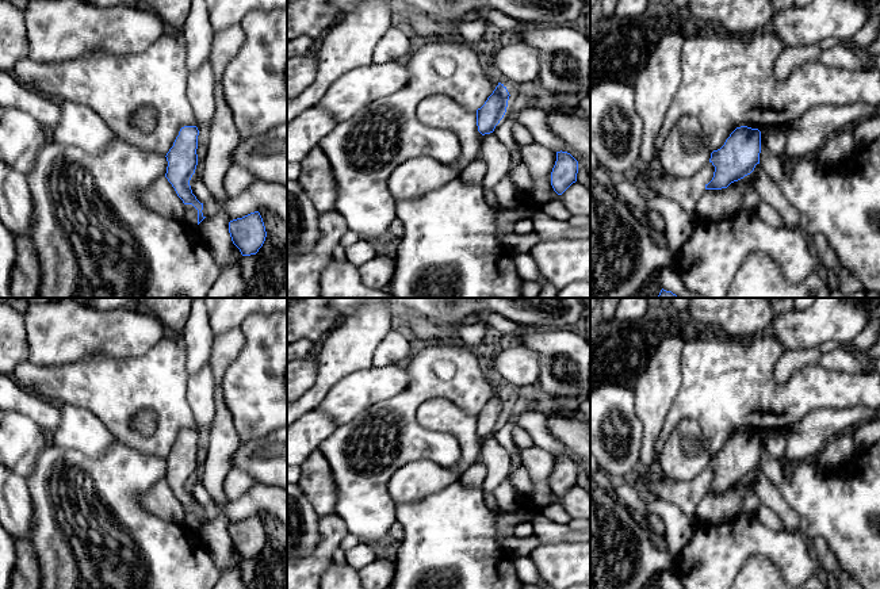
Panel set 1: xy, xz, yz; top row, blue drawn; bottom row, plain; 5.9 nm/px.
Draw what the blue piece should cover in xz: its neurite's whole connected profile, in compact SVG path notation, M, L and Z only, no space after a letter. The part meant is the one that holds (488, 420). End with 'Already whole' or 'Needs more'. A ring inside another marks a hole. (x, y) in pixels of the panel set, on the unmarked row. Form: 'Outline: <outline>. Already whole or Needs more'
Outline: M498 386L485 408L477 413L477 429L482 439L493 436L504 421L509 399L506 390Z. Already whole

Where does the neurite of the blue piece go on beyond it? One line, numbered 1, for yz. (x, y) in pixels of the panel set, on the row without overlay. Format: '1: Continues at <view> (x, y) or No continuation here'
1: No continuation here

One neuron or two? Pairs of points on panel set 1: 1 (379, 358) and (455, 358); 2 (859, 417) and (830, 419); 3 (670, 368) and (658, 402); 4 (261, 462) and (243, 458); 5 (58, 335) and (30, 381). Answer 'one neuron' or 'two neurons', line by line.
1: two neurons
2: one neuron
3: one neuron
4: one neuron
5: two neurons

